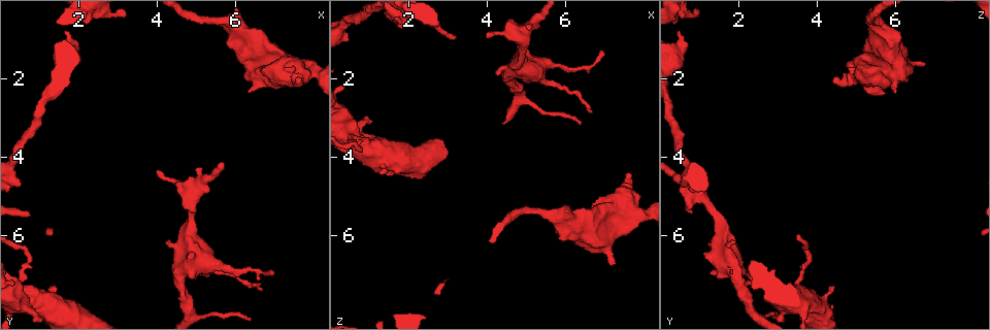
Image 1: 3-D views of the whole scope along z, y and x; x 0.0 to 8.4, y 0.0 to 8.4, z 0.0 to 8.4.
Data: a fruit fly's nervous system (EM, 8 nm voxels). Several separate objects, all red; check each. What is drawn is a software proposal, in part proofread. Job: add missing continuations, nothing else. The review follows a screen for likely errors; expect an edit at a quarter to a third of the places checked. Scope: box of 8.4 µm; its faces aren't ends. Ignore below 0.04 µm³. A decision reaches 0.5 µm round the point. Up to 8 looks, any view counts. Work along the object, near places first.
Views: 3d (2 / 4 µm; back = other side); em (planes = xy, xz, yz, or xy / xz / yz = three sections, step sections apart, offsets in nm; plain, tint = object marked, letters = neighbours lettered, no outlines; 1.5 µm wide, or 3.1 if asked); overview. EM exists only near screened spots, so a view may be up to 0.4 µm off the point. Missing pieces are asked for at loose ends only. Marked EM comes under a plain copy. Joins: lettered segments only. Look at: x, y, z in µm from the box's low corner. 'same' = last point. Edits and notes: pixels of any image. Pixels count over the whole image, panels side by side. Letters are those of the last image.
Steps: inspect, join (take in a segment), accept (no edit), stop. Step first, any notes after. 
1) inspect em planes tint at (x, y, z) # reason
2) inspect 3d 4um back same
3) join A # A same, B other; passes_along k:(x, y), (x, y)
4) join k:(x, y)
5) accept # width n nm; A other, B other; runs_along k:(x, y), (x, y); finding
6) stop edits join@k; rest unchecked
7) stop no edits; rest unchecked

inspect 3d 2um at (7.50, 2.00, 4.40) # free end

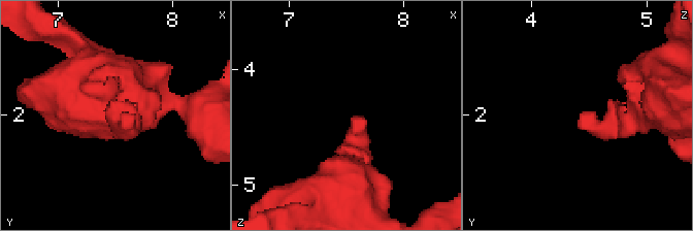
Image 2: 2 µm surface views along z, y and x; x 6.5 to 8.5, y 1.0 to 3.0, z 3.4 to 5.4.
inspect em yz step 4 letters at (7.58, 1.98, 4.44)

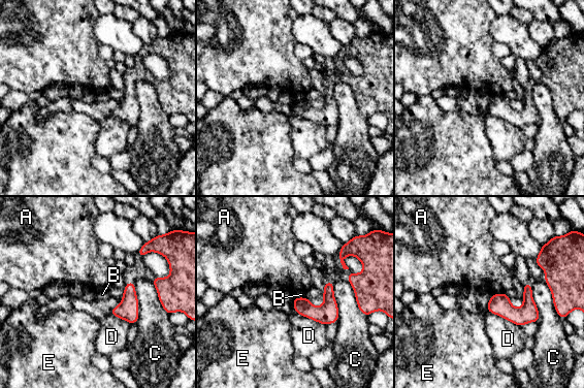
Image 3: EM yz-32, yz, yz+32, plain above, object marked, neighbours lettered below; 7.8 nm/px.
accept # A other, B other, C other, D other, E other; no lettered segment goes on from it

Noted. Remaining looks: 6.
inspect em planes tint at (6.35, 2.35, 5.95)

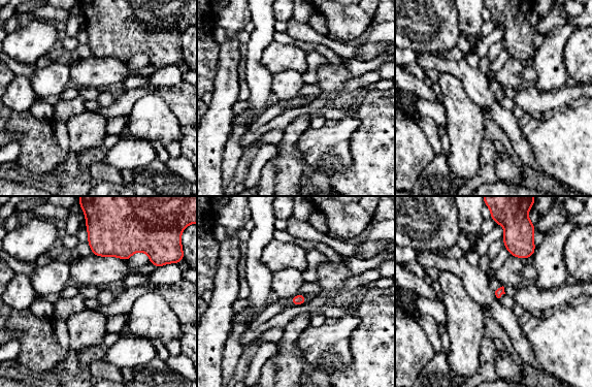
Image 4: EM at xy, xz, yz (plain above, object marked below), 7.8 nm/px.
inspect em planes letters same

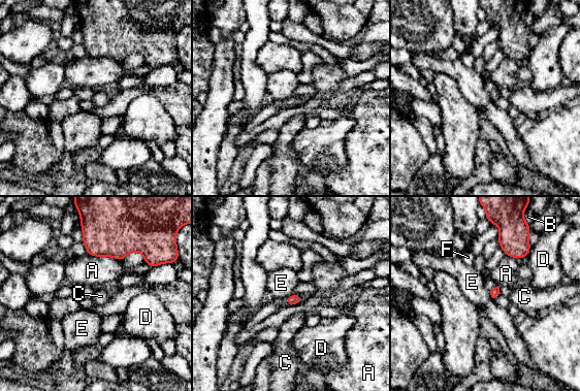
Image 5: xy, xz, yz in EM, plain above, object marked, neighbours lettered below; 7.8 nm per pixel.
accept # A other, B other, C other, D other, E other, F other; border 5:(489, 292), (492, 297); no lettered segment goes on from it

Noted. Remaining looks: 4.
inspect em xz step 8 letters at (6.90, 6.95, 1.30) # tapers out

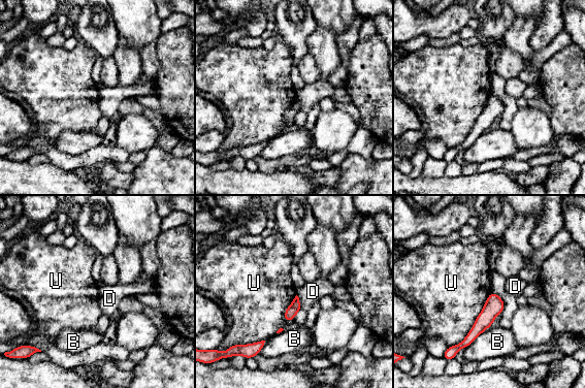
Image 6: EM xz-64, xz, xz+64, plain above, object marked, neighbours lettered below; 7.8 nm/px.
inspect em yz step 8 letters same # cut it another way

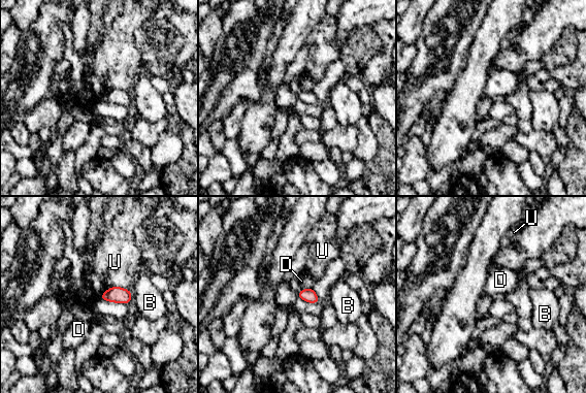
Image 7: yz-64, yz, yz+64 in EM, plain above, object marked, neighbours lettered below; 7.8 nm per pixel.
accept # B other, D other, U other; border 7:(130, 290), (112, 286), (98, 298); none of them fits

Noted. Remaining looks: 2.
stop no edits; rest unchecked

